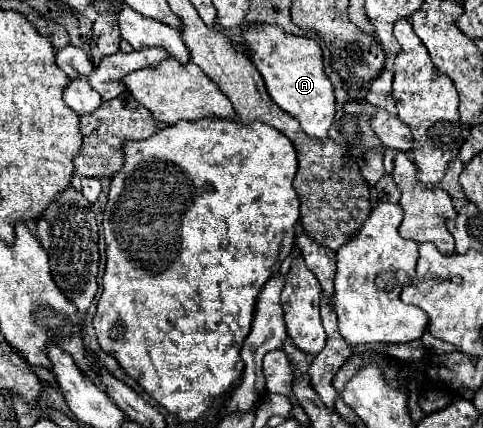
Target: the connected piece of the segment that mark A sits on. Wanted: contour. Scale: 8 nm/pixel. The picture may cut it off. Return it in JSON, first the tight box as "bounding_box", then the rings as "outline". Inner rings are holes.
{"bounding_box":[244,25,336,139],"outline":[[[256,25],[244,33],[244,39],[250,47],[252,63],[264,77],[272,101],[282,111],[296,117],[308,137],[326,139],[336,115],[336,97],[334,87],[324,73],[324,61],[318,43],[306,37],[290,35],[276,25]]]}

